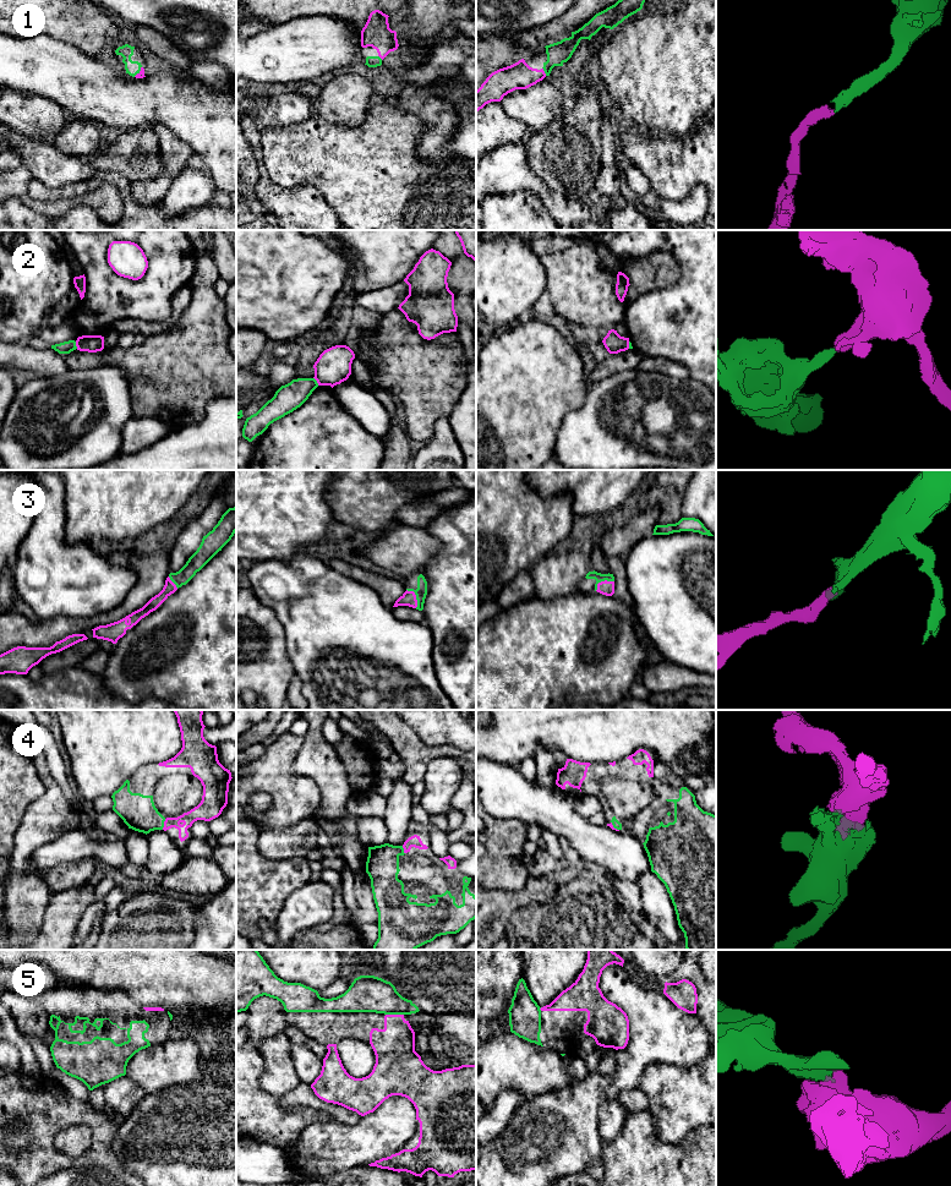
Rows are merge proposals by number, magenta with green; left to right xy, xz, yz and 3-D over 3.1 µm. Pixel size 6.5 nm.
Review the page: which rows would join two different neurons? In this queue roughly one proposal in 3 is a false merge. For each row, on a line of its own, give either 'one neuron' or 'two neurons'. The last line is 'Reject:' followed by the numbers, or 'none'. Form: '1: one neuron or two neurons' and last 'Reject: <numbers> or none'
1: one neuron
2: two neurons
3: one neuron
4: one neuron
5: one neuron
Reject: 2

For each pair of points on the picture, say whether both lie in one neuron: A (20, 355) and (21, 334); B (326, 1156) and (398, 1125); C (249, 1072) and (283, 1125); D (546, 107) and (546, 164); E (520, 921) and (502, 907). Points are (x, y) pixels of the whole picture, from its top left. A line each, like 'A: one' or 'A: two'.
A: two
B: one
C: one
D: two
E: two

